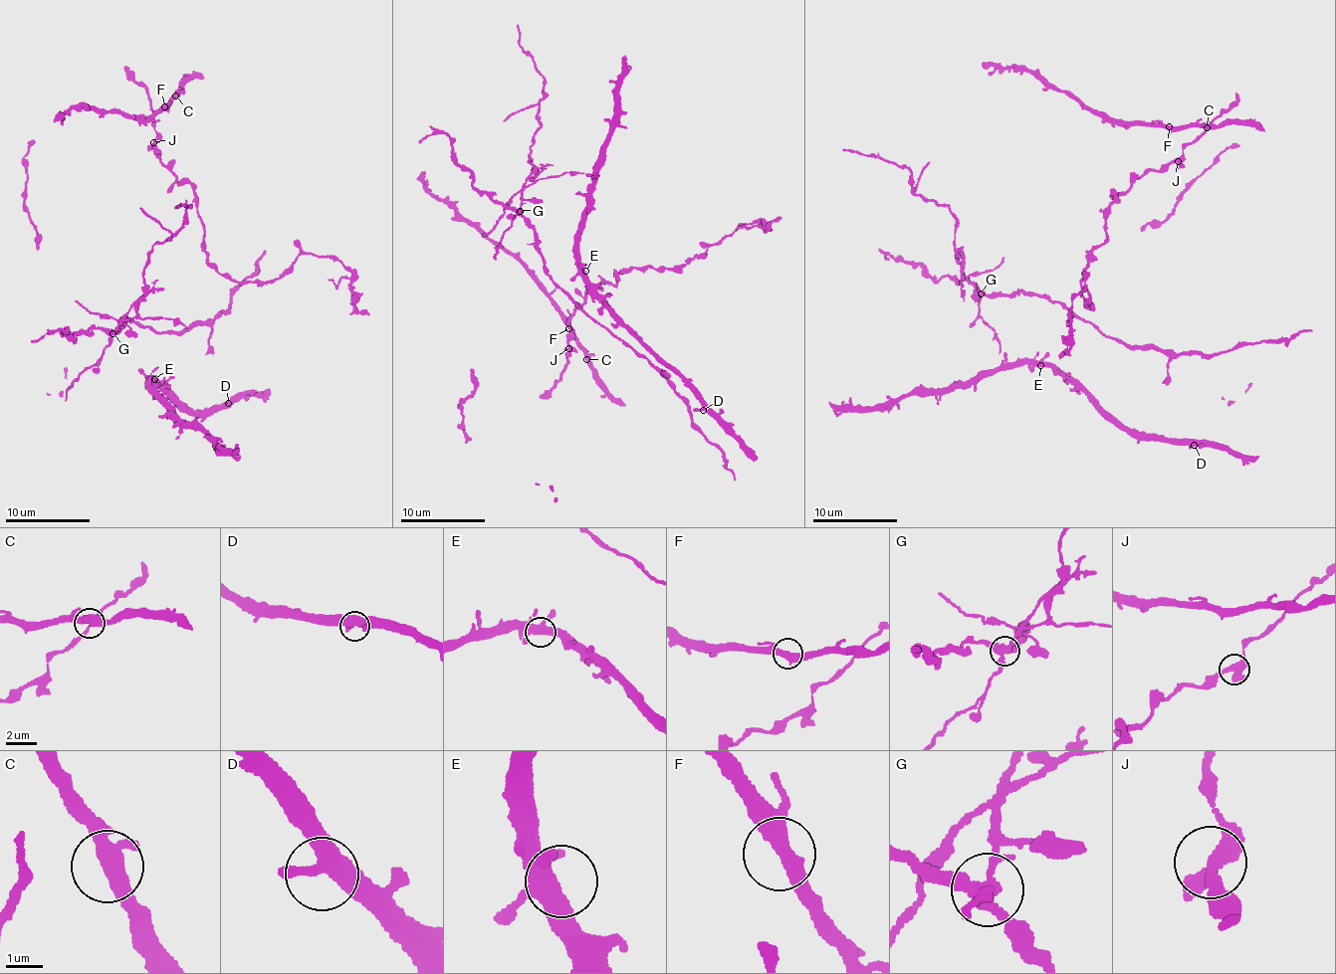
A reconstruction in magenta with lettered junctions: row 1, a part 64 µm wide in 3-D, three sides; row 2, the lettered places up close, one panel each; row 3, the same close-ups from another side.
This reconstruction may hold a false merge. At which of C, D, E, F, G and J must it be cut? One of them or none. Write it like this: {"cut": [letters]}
{"cut": ["G"]}

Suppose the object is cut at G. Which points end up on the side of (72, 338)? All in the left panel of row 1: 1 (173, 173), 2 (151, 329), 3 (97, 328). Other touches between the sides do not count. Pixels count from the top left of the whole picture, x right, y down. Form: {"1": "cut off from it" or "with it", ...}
{"1": "with it", "2": "with it", "3": "with it"}

